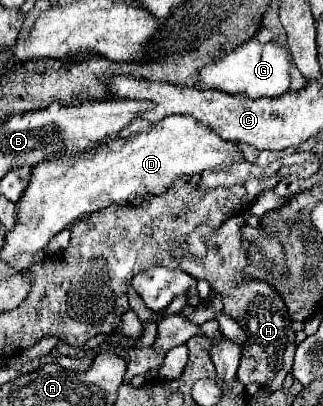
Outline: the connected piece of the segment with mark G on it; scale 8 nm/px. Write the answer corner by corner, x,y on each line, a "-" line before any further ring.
252,38
230,54
206,64
198,74
196,86
198,90
222,90
226,94
244,94
248,98
282,96
290,86
290,52
278,44
262,44

